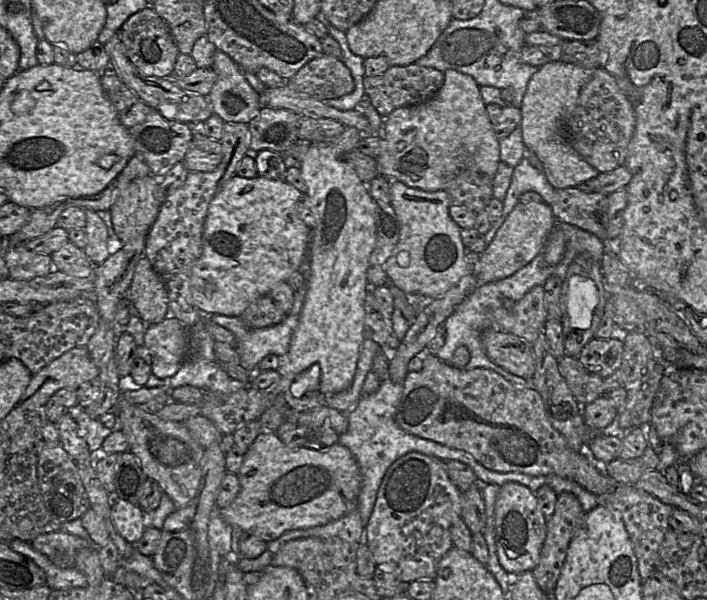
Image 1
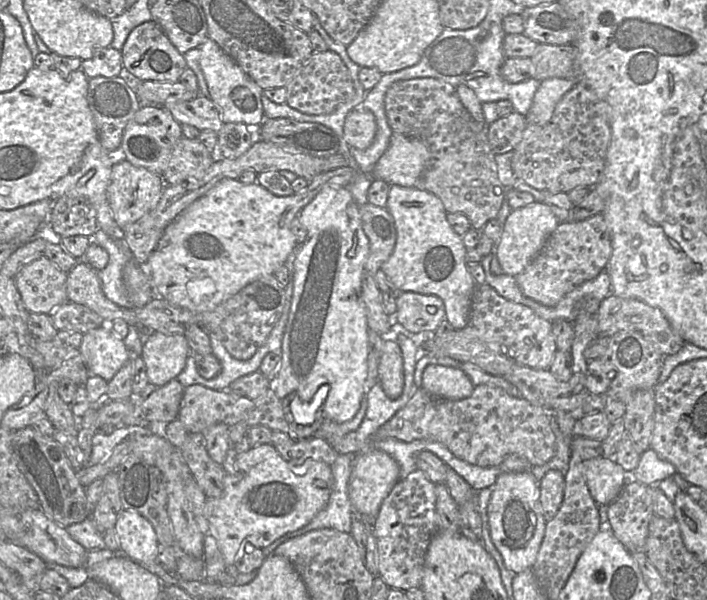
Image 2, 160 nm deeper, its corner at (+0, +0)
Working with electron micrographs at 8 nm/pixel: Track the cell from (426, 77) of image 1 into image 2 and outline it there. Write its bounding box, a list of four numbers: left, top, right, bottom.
[385,77,508,231]

